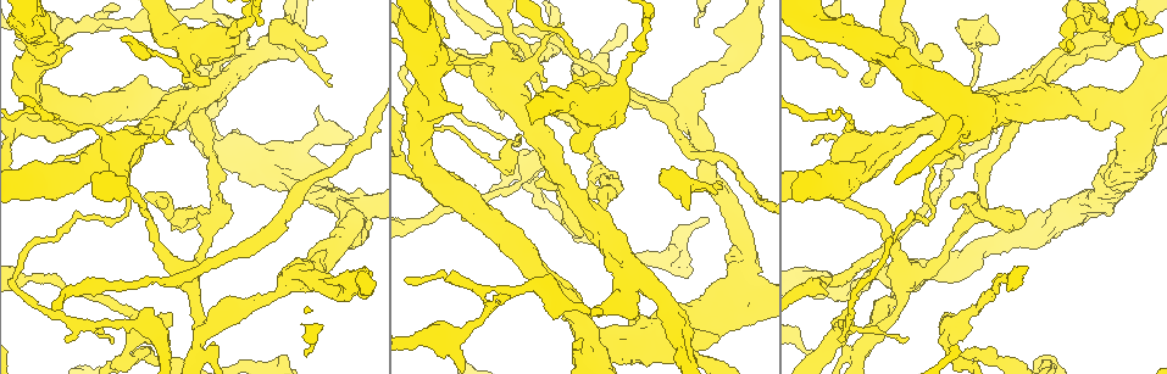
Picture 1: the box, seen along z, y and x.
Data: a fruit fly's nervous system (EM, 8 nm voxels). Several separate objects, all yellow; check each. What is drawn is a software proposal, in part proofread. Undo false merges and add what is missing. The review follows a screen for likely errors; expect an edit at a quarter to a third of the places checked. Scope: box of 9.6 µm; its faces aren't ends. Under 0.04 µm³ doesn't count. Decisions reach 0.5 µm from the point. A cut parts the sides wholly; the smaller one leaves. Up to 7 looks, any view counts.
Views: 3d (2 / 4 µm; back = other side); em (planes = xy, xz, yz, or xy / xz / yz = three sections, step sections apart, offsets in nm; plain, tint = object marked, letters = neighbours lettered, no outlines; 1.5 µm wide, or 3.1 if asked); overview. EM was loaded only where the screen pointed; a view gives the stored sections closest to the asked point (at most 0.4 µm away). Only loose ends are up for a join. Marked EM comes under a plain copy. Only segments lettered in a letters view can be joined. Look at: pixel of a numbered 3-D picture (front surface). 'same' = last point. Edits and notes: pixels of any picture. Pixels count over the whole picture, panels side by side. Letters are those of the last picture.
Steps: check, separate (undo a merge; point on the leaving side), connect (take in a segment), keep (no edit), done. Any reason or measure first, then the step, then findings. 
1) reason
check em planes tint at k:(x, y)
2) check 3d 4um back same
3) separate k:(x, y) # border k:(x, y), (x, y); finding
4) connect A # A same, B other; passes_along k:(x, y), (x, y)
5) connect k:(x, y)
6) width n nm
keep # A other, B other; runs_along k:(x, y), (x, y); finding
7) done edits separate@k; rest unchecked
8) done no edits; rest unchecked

sudden change in width
check 3d 2um at 1:(131, 325)

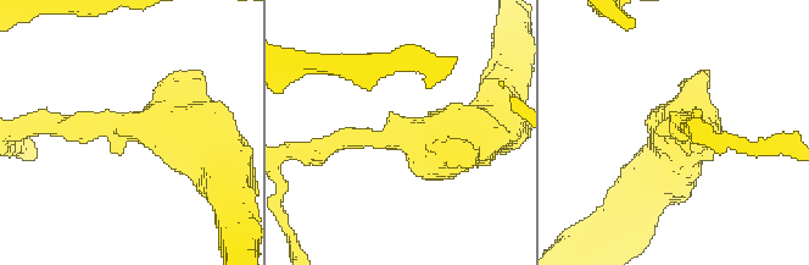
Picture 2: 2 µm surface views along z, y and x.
check em yz step 4 letters at 2:(129, 130)

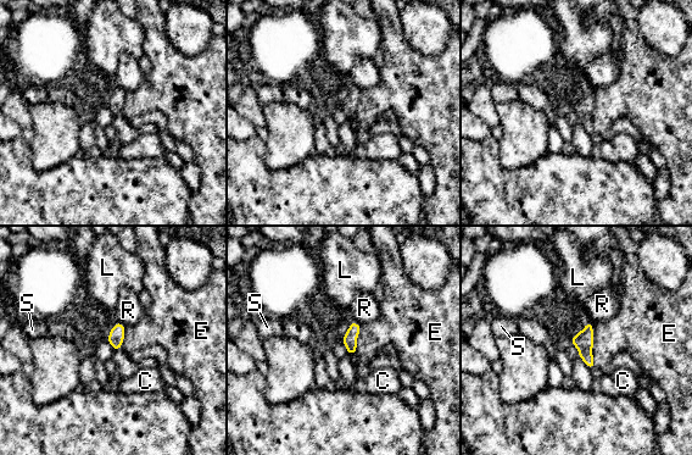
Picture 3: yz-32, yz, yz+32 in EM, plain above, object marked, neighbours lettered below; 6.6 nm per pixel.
keep # C other, E other, L other, R other, S other; border 3:(592, 323), (592, 361), (596, 366); all the same cell

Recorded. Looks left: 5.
check em xz step 8 letters at 1:(1066, 58)

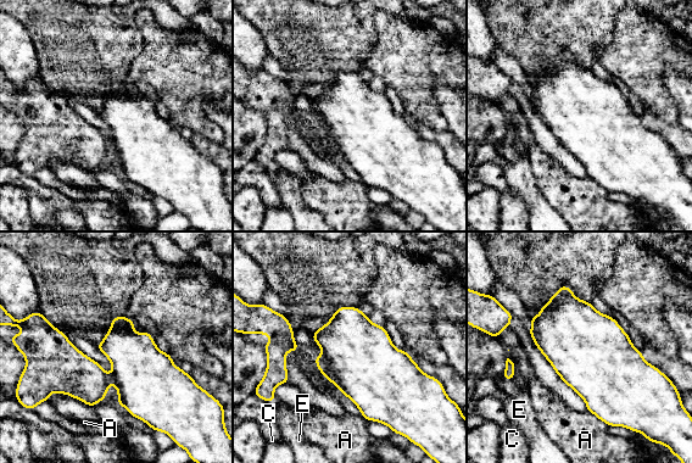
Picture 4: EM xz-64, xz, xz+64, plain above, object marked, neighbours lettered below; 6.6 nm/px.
separate 4:(360, 355) # A other, C other, E other; border 4:(316, 357), (324, 364), (336, 384); a second cell is stuck on

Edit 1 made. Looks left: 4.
free end
check em yz step 8 letters at 1:(645, 316)

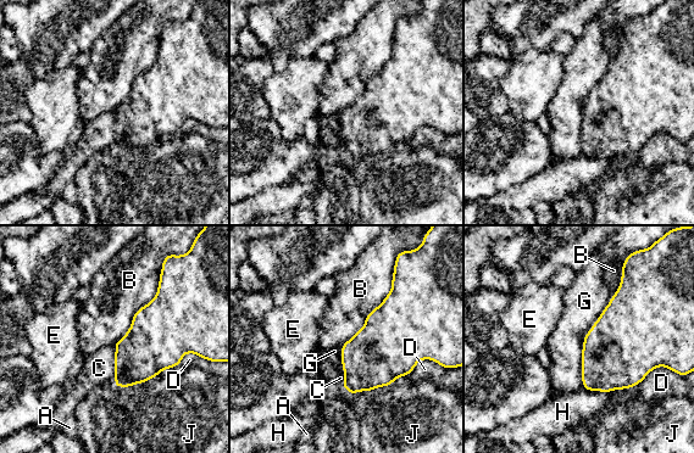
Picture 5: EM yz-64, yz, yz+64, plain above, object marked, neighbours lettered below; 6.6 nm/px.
check em planes letters same

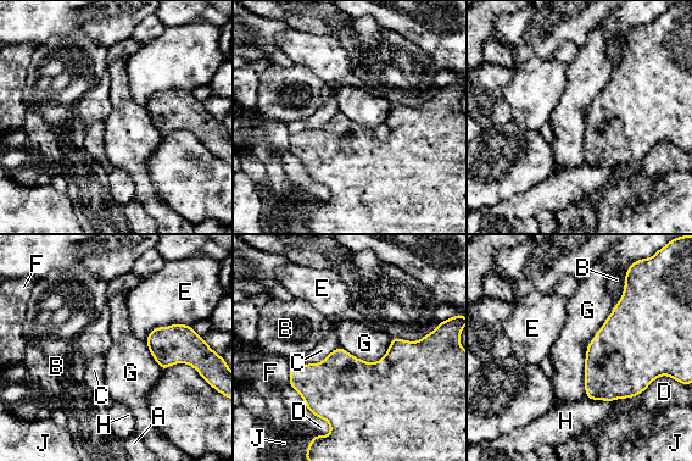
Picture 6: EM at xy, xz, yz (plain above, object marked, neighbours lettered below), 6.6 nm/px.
keep # A other, B other, C other, D other, E other, F other, G other, H other, J other; border 6:(615, 305), (586, 349), (585, 398); none of them fits

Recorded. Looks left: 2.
done edits separate@4; rest unchecked

